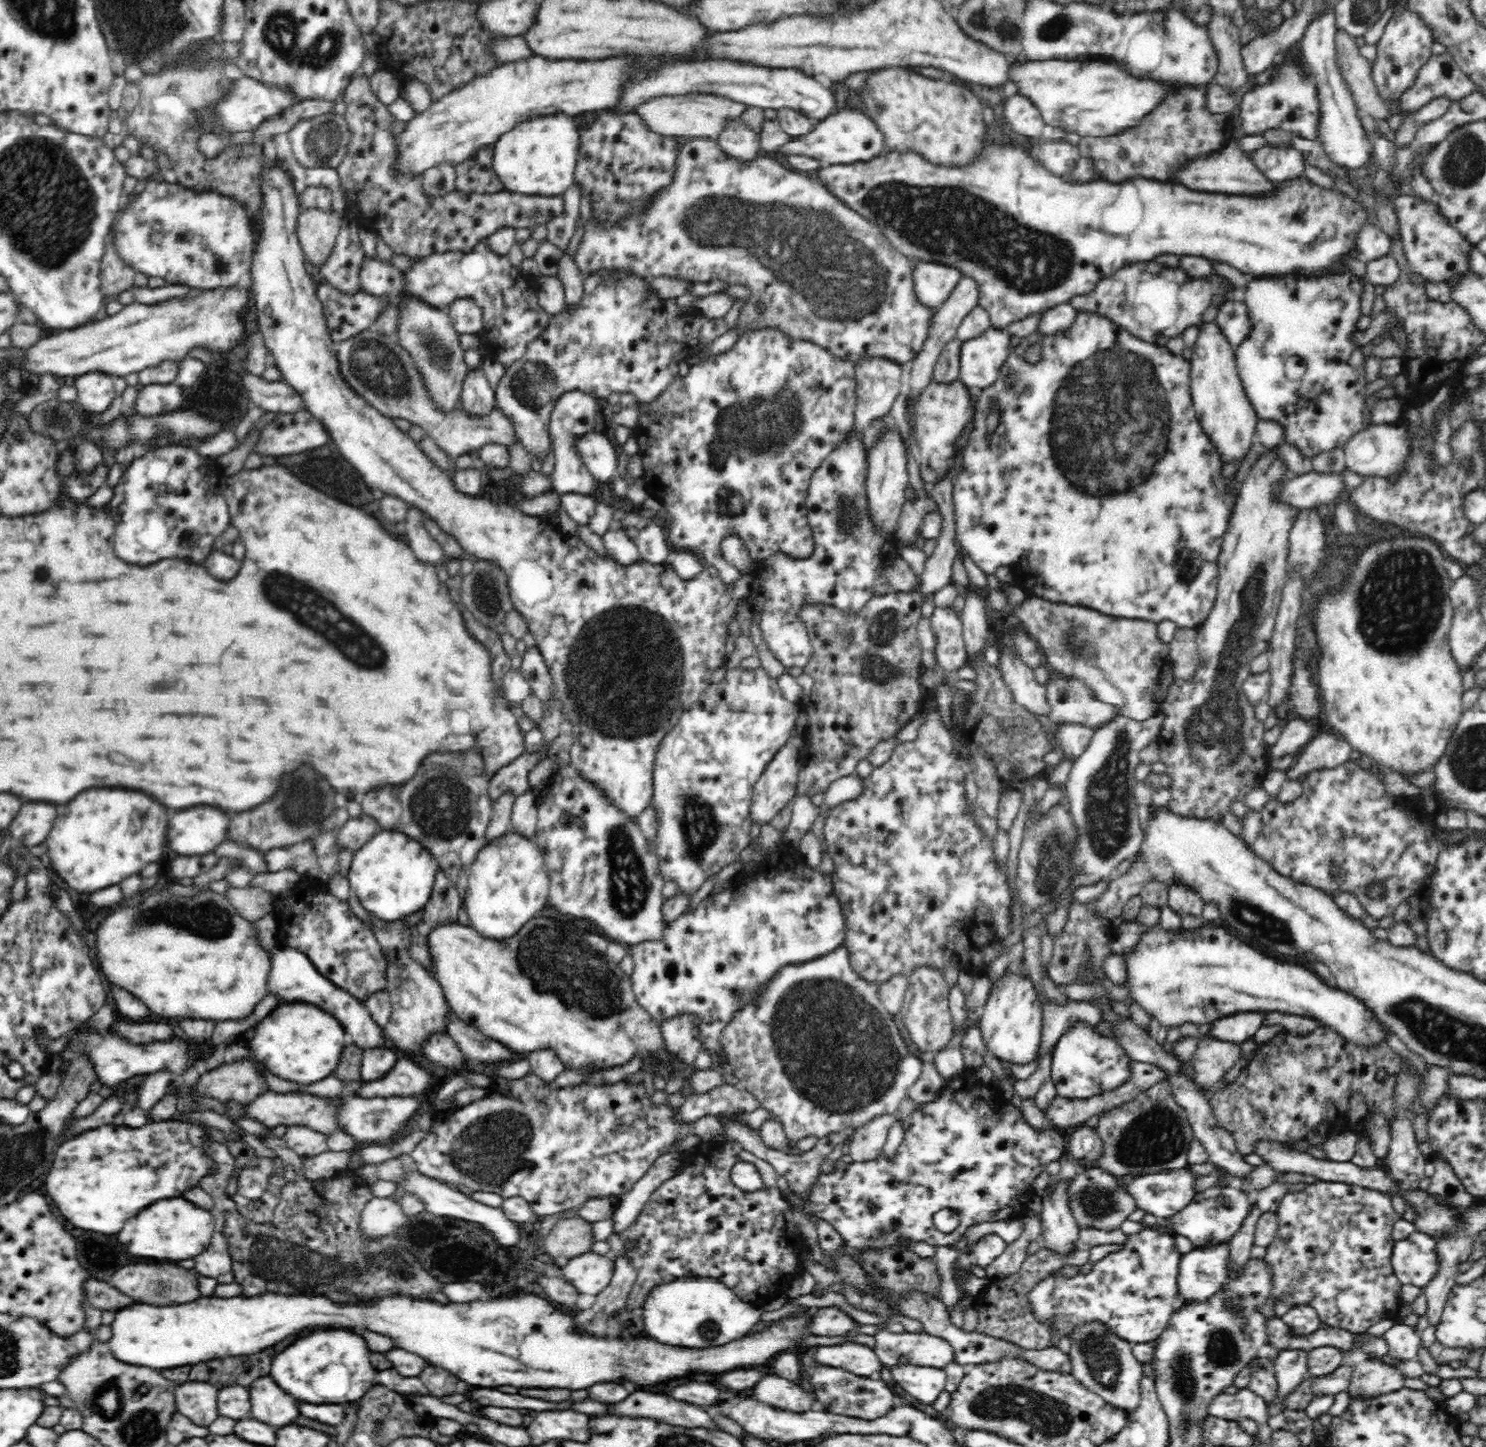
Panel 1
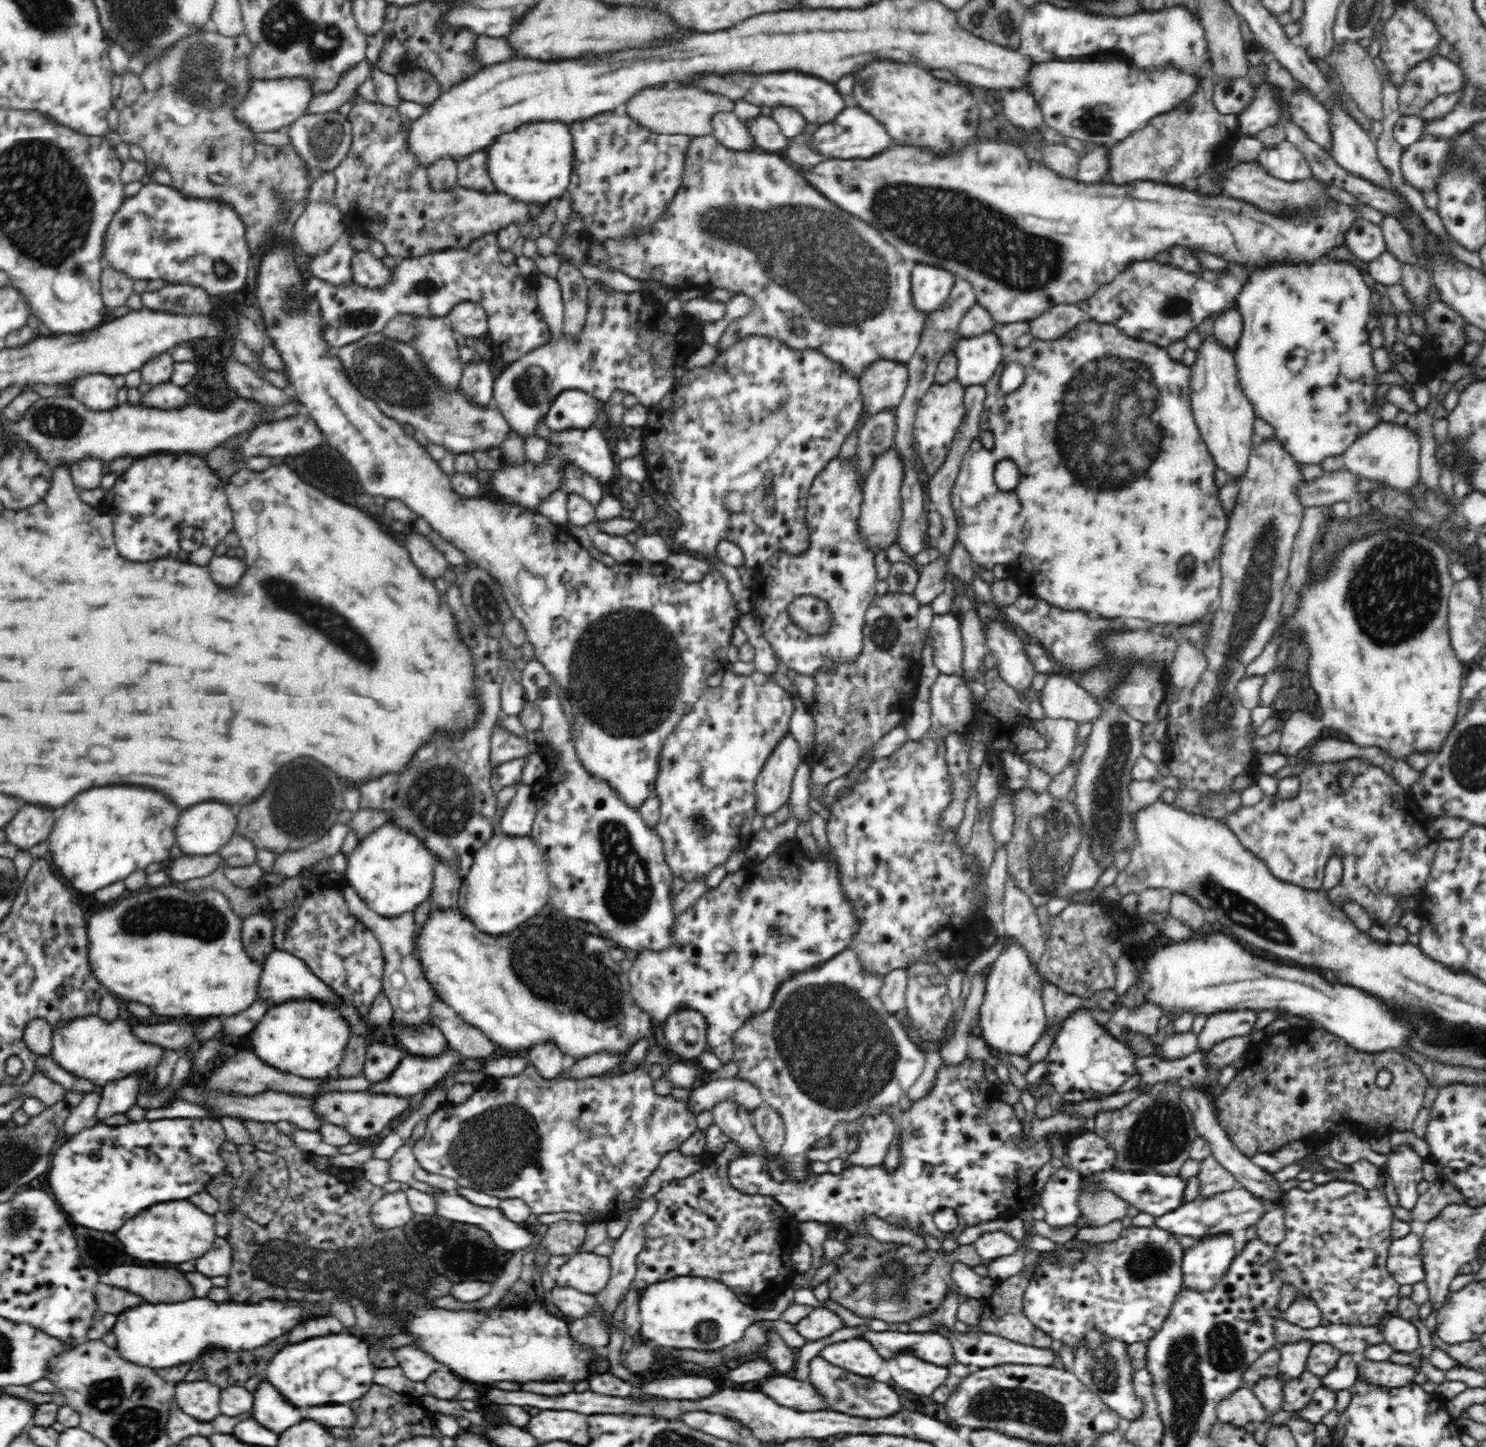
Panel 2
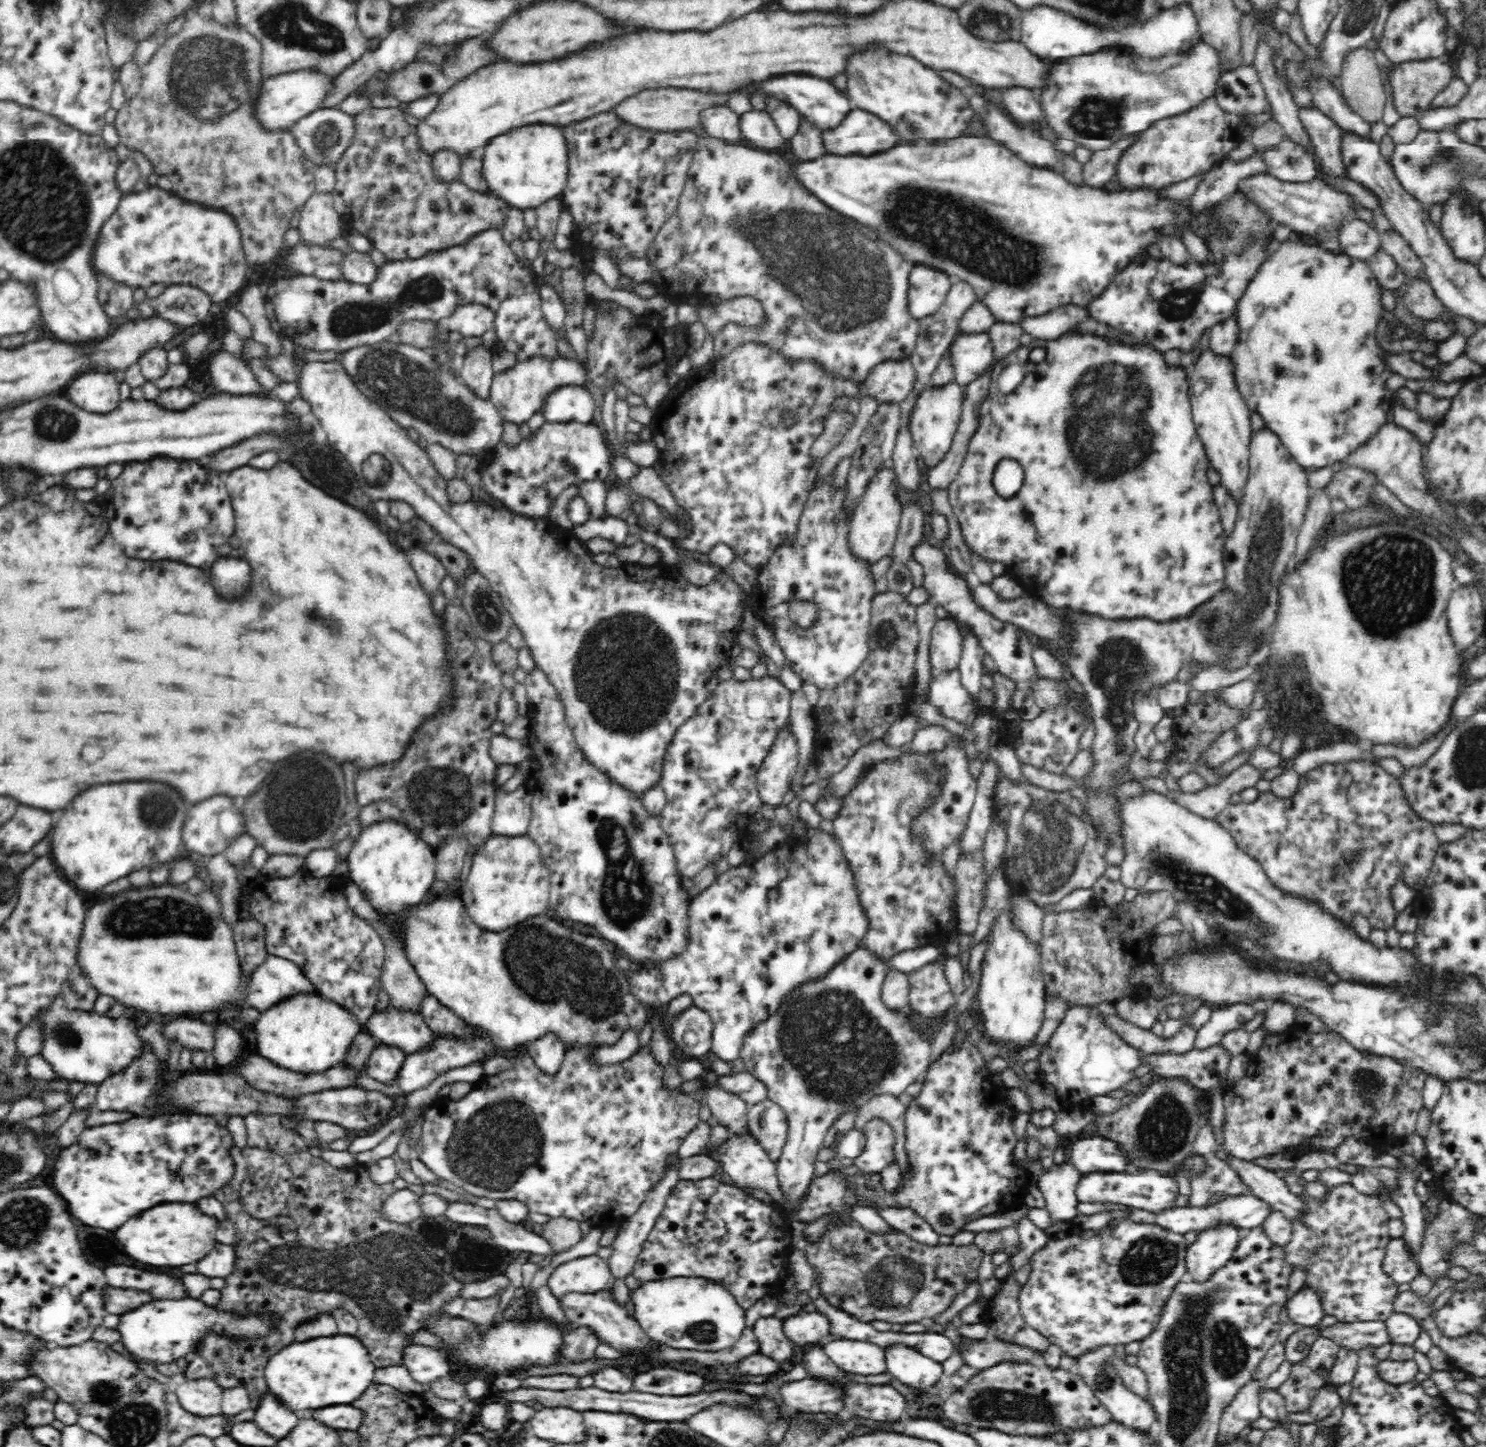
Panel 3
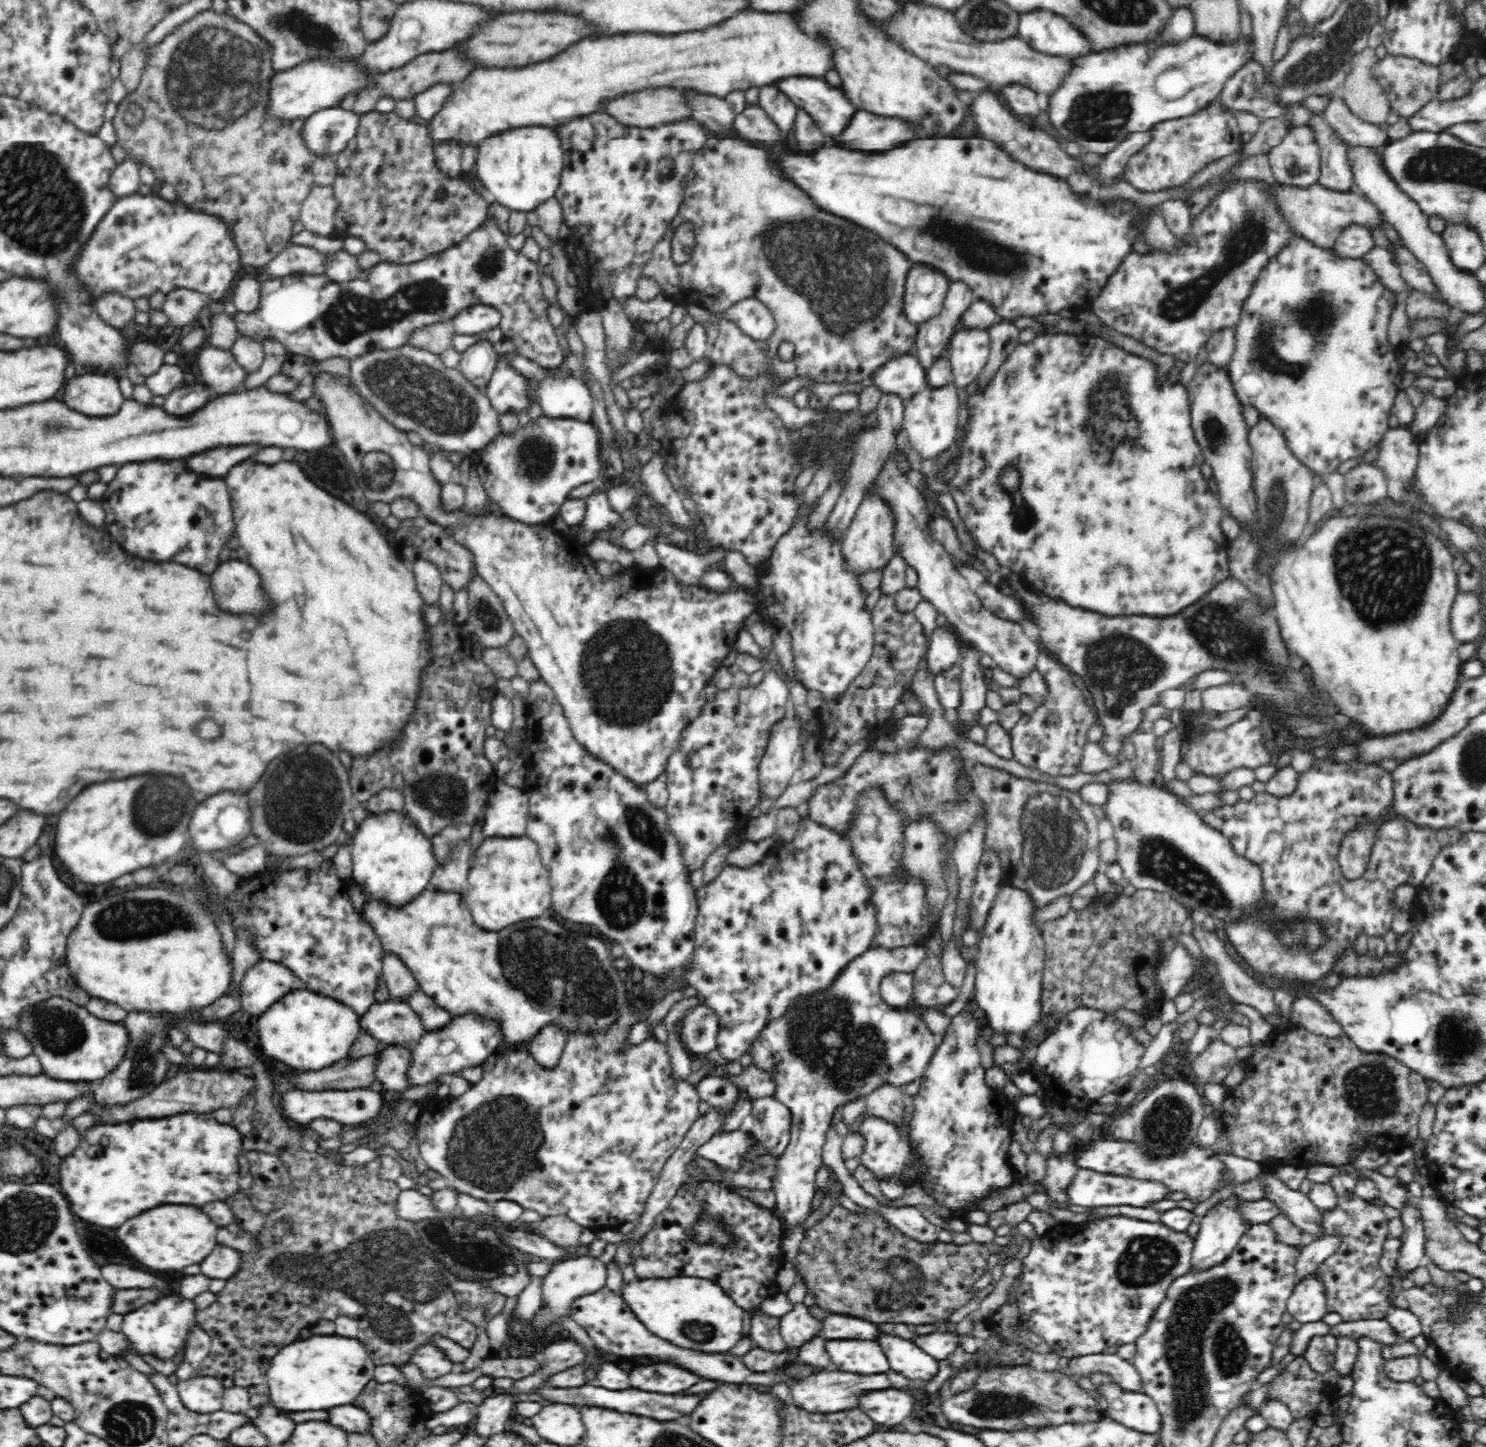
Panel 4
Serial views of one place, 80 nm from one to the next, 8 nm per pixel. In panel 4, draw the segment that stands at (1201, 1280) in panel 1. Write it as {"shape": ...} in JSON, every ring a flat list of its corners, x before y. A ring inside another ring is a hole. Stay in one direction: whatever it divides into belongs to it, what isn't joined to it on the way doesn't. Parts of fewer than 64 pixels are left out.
{"shape":[[1233,1194,1230,1198,1214,1204,1204,1216,1198,1217,1197,1221,1200,1223,1200,1229,1194,1240,1192,1266,1205,1269,1215,1263,1220,1263,1236,1248,1242,1235,1251,1225,1246,1221,1244,1213,1240,1211,1242,1204,1244,1204,1244,1199]]}

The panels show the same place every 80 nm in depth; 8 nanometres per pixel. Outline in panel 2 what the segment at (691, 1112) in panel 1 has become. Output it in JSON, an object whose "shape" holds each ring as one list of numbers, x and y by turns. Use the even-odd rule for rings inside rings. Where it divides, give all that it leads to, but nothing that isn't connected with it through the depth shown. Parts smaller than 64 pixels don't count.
{"shape":[[742,1077,710,1079,705,1085,691,1090,688,1102,690,1109,696,1114,703,1110,711,1110,711,1106,722,1099,732,1099,748,1110,763,1103,760,1087]]}

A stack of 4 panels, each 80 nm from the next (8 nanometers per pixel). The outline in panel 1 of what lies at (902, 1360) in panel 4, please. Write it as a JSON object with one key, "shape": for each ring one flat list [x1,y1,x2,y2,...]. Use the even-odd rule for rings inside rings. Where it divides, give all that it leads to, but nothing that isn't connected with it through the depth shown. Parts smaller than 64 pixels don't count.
{"shape":[[909,1362,889,1368,894,1380,914,1398,930,1404,945,1390,947,1375,943,1369,932,1366,915,1366]]}

